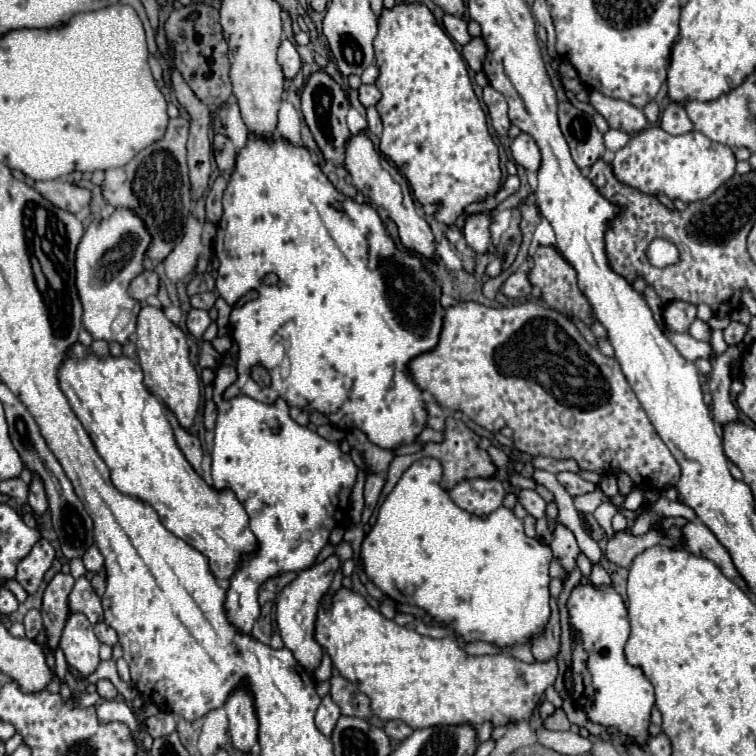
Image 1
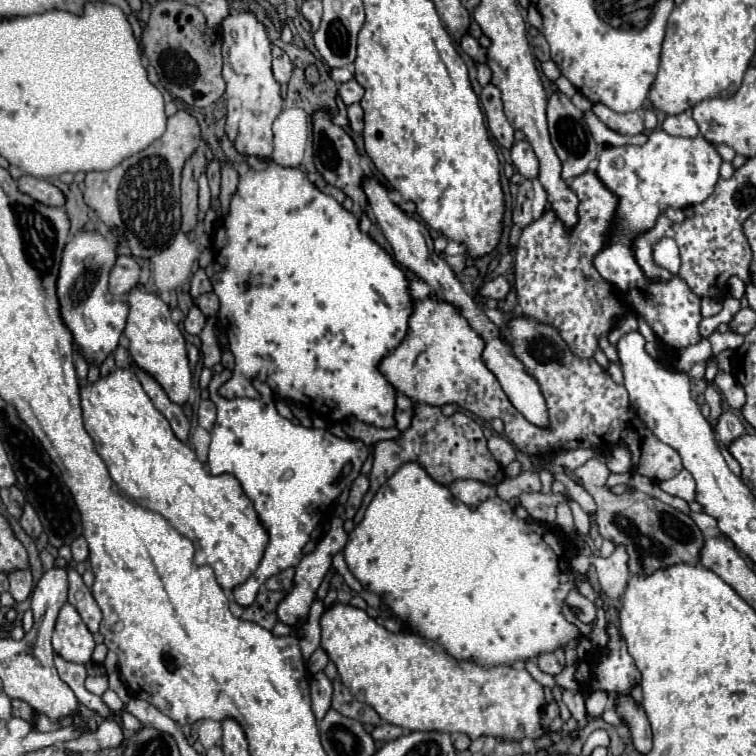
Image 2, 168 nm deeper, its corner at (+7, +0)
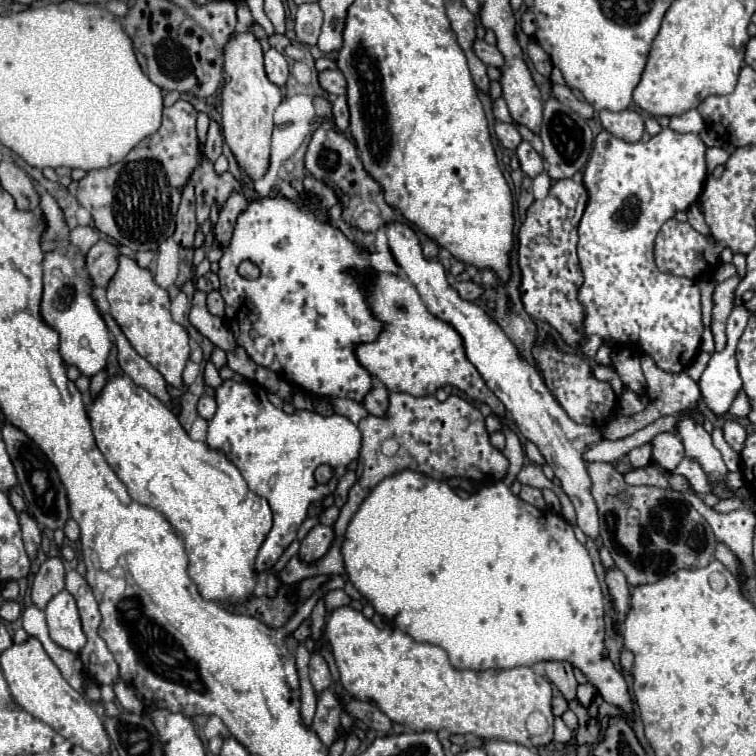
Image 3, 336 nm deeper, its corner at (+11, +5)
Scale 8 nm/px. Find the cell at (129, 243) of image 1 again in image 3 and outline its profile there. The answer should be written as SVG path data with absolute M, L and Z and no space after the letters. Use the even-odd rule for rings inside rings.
M49 251L43 261L43 303L41 317L61 337L61 357L65 363L75 365L83 375L93 377L99 373L111 349L115 335L107 329L97 303L93 301L93 283L85 271L85 257L75 251ZM110 336L110 337L109 337Z

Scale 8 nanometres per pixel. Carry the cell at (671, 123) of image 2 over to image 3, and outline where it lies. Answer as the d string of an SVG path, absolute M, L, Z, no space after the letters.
M689 109L689 111L681 113L681 115L671 117L669 127L673 131L677 131L677 133L699 133L705 127L705 123L703 123L701 115L695 109Z

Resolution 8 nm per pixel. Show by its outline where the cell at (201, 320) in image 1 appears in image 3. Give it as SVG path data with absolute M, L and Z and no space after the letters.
M195 291L195 295L193 295L193 307L191 307L191 313L189 313L191 325L201 335L205 335L215 347L219 347L223 351L235 349L233 333L225 327L225 321L221 317L215 317L215 315L211 315L207 311L207 307L205 307L205 295L207 293L203 293L203 291Z

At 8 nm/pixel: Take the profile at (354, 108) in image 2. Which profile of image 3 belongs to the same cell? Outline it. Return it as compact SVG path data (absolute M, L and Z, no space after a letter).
M341 95L335 99L333 103L333 117L335 117L335 125L341 131L349 129L349 105L347 105L347 97Z

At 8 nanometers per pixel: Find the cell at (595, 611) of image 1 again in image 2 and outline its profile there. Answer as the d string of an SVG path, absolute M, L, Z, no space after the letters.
M609 626L609 656L601 658L593 670L593 680L585 686L587 692L591 690L607 690L613 694L629 694L631 686L641 680L641 674L637 672L637 666L633 658L627 652L627 646L619 632Z

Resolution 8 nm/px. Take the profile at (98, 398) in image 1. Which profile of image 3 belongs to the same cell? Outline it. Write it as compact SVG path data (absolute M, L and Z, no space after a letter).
M127 375L111 377L101 393L91 399L87 415L93 427L97 449L127 487L129 495L137 503L163 513L173 529L183 535L189 555L189 575L197 583L201 595L205 599L231 603L249 599L255 587L255 557L271 531L271 507L263 497L249 491L239 469L225 457L225 453L209 449L205 443L191 441L179 419L155 395L135 385Z

